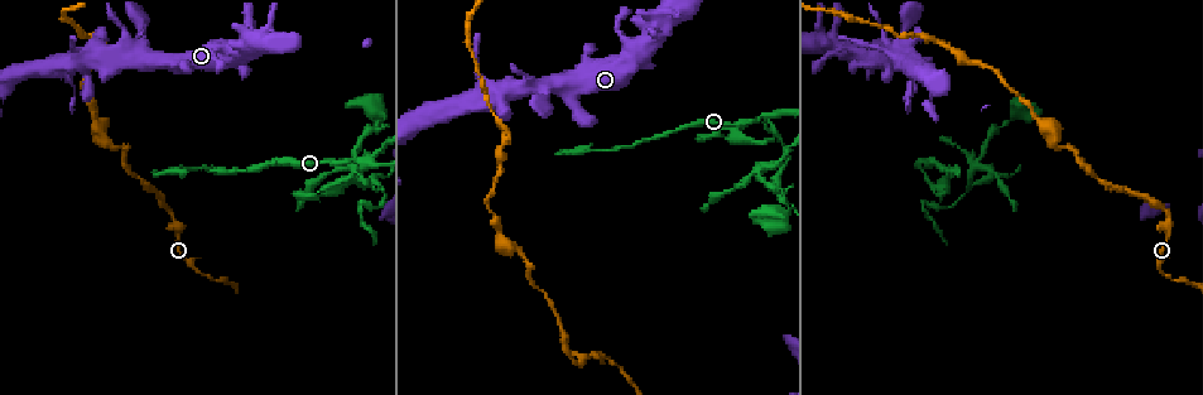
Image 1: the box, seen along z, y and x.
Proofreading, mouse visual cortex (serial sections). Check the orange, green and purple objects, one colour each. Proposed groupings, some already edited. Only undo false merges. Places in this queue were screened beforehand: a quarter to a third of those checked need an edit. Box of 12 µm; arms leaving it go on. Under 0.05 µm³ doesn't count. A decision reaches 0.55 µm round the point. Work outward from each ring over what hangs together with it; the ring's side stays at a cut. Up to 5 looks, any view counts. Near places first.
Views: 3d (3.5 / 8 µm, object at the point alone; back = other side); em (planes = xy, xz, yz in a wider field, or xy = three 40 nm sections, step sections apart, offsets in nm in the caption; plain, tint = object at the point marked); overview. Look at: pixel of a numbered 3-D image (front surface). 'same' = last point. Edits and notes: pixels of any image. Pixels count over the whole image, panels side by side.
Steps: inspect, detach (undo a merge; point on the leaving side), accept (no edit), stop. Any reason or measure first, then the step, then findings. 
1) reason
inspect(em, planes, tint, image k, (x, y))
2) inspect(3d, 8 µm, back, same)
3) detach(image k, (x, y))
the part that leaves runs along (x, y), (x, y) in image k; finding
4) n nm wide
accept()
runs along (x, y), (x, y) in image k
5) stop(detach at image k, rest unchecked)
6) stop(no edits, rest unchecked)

calibre changes
inspect(3d, 3.5 µm, image 1, (633, 47))

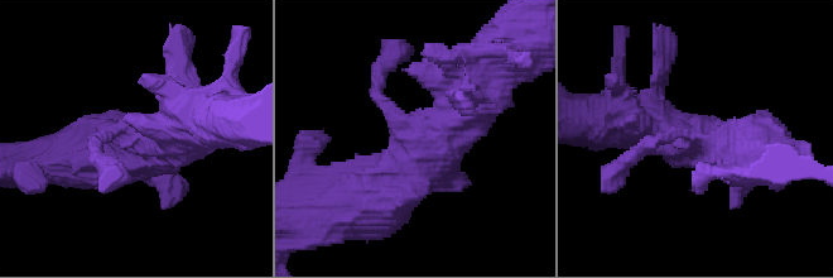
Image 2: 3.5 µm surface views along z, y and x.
accept()
runs along (348, 215), (442, 142), (477, 90) in image 2; all the same cell

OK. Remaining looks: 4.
three-way junction
inspect(3d, 8 µm, image 1, (359, 160))

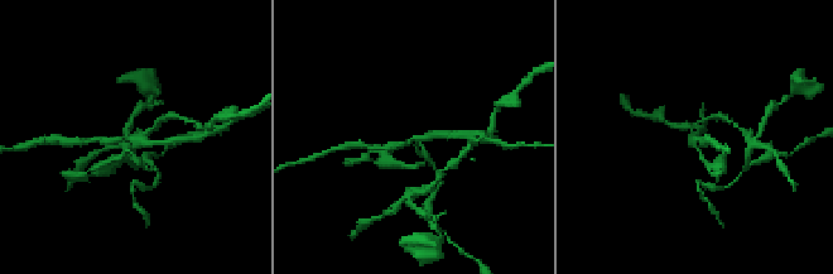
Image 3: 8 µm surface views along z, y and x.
3 arms; arms of 150, 200, 200 nm
inspect(em, xy, step 2, tint, image 3, (132, 139))

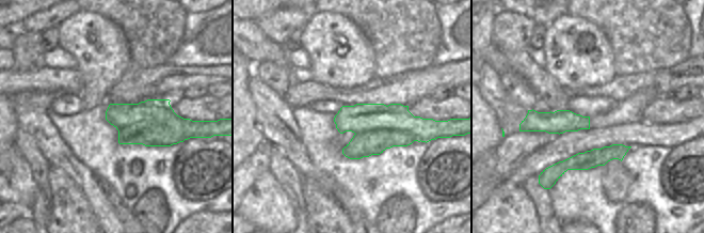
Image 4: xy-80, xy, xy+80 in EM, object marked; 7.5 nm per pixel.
detach(image 3, (115, 159))
the part that leaves runs along (134, 145), (97, 172) in image 3; a second cell is stuck on

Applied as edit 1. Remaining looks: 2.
stop(detach at image 3, rest unchecked)

